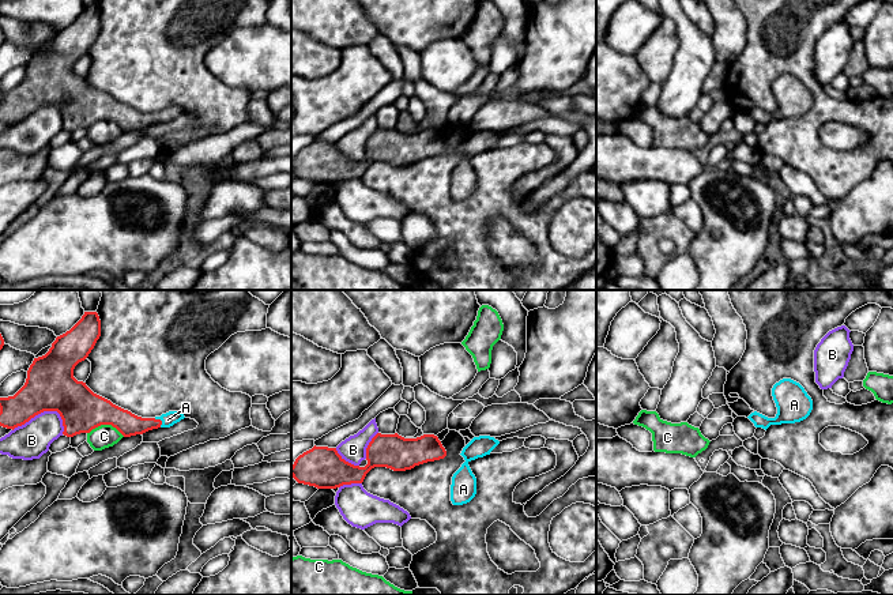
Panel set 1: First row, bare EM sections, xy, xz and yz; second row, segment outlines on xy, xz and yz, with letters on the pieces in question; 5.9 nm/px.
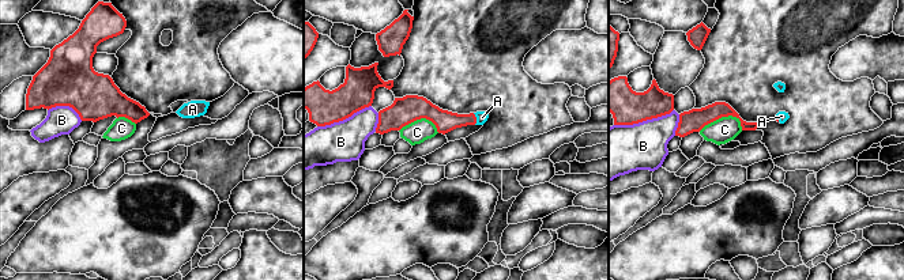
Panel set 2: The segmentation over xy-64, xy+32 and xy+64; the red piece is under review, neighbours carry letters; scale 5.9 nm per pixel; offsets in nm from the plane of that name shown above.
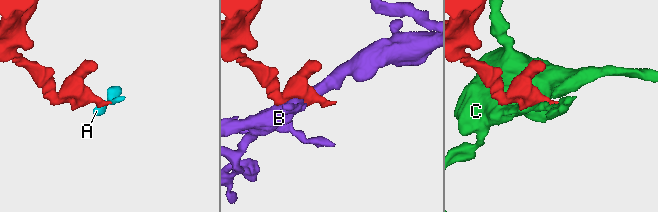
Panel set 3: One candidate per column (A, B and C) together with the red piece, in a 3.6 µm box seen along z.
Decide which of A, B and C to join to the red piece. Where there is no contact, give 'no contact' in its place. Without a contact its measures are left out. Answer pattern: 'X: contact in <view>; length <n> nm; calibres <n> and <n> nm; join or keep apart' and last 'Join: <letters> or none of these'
A: contact in xy; length 70 nm; calibres 140 and 80 nm; join
B: contact in xy; length 320 nm; calibres 300 and 220 nm; keep apart
C: contact in xy; length 220 nm; calibres 260 and 140 nm; keep apart
Join: A

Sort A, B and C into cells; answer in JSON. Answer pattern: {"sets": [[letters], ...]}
{"sets": [["A"], ["B"], ["C"]]}

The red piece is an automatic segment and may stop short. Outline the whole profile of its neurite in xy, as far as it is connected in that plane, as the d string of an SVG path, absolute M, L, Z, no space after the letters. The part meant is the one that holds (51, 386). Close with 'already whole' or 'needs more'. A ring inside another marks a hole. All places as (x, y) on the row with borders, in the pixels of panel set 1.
M84 312L65 334L56 338L49 351L34 358L25 385L8 398L0 398L0 426L15 429L44 411L57 411L67 437L90 433L101 425L112 425L124 437L170 428L184 414L169 411L155 418L142 418L94 393L74 377L75 366L84 361L101 336L97 312Z; needs more

